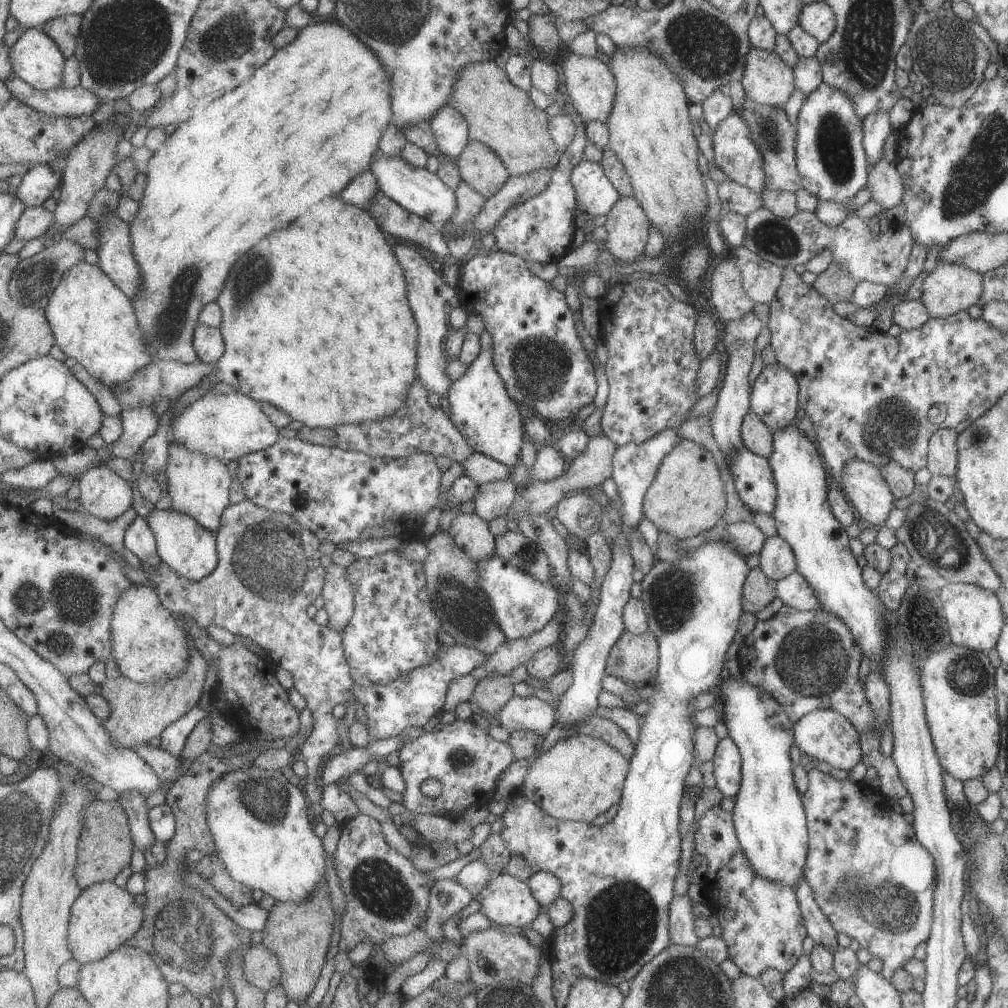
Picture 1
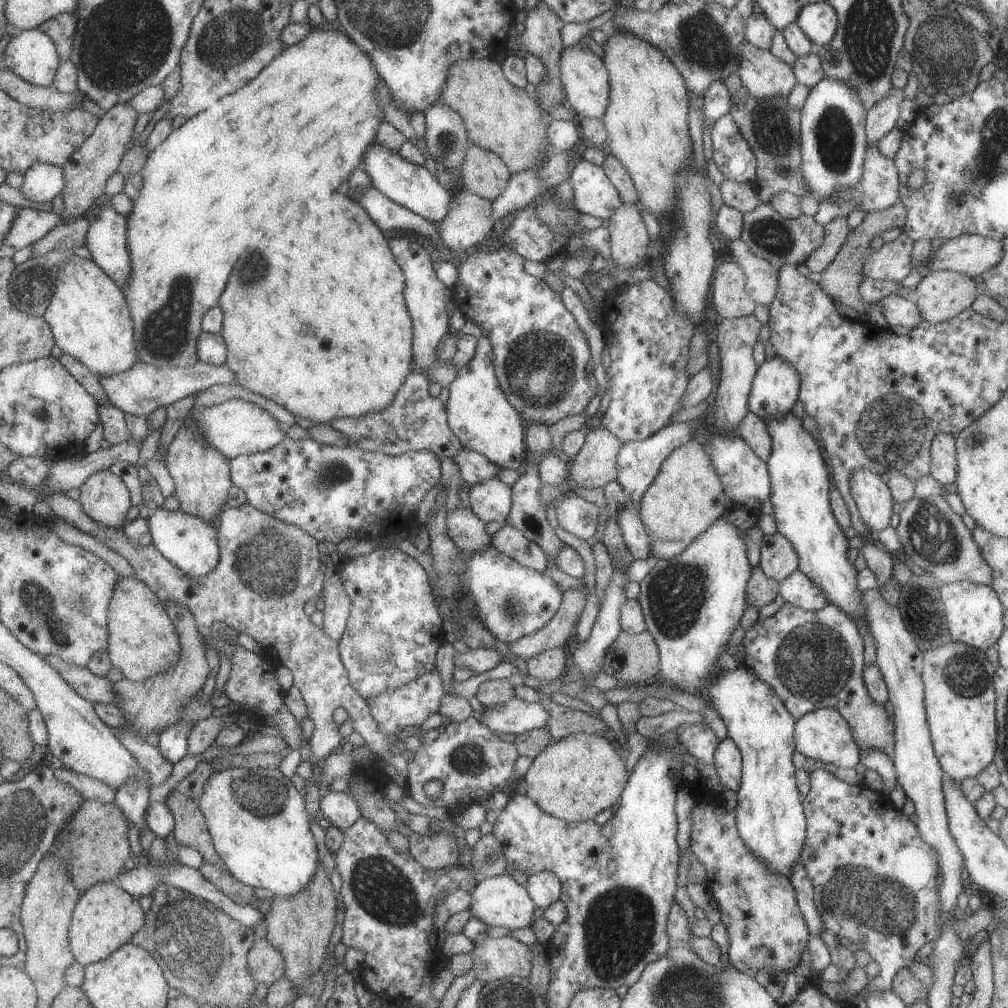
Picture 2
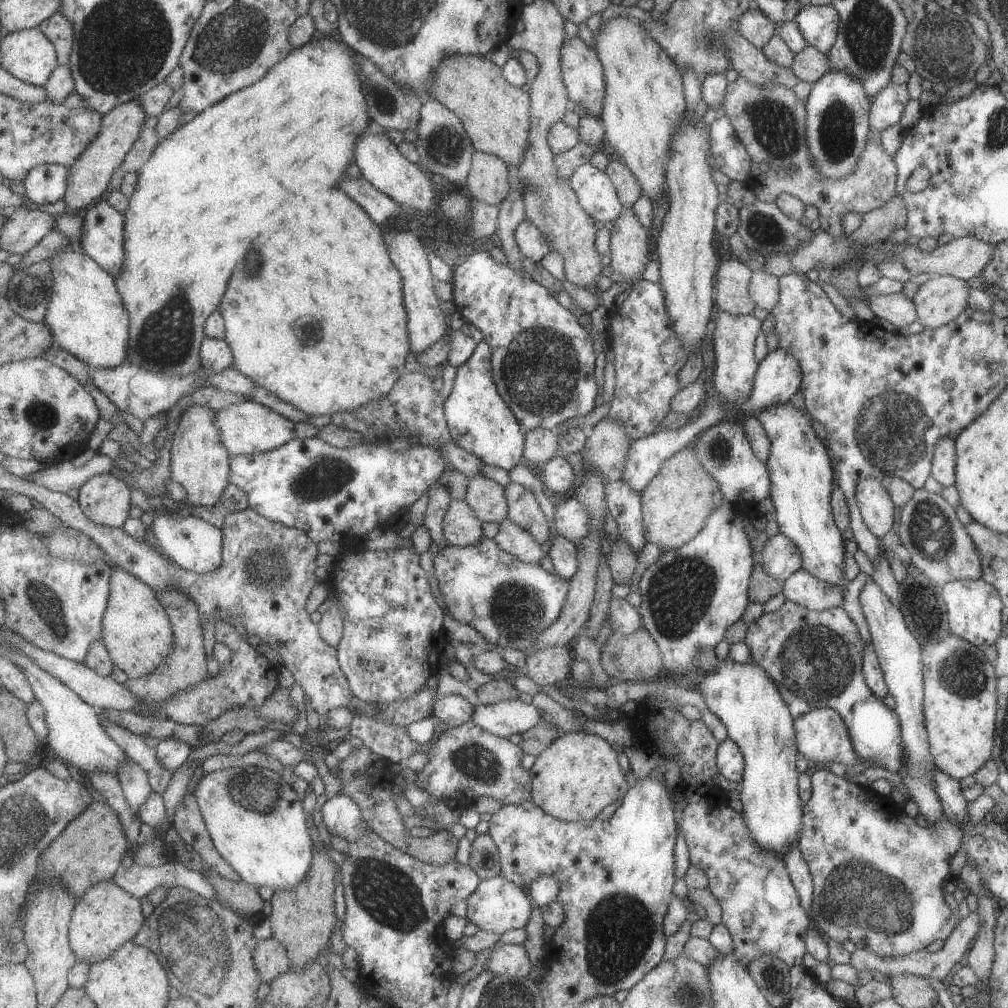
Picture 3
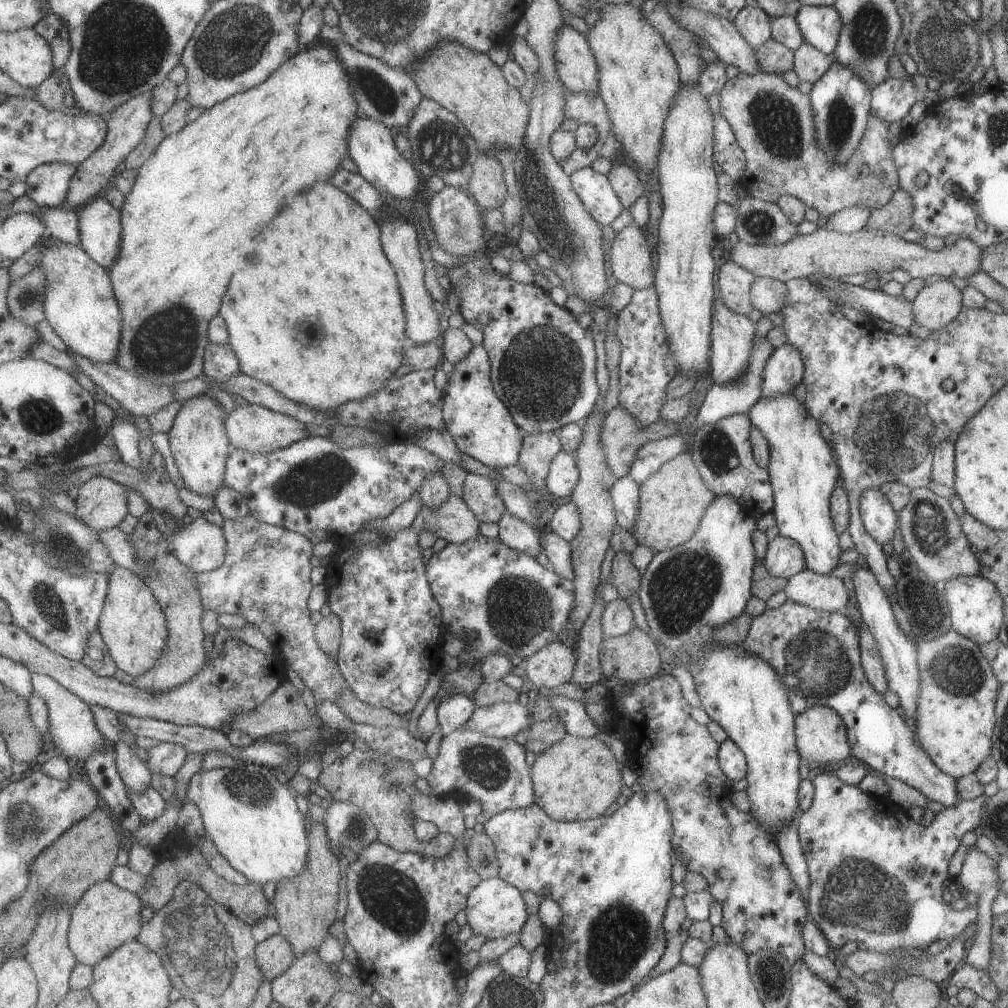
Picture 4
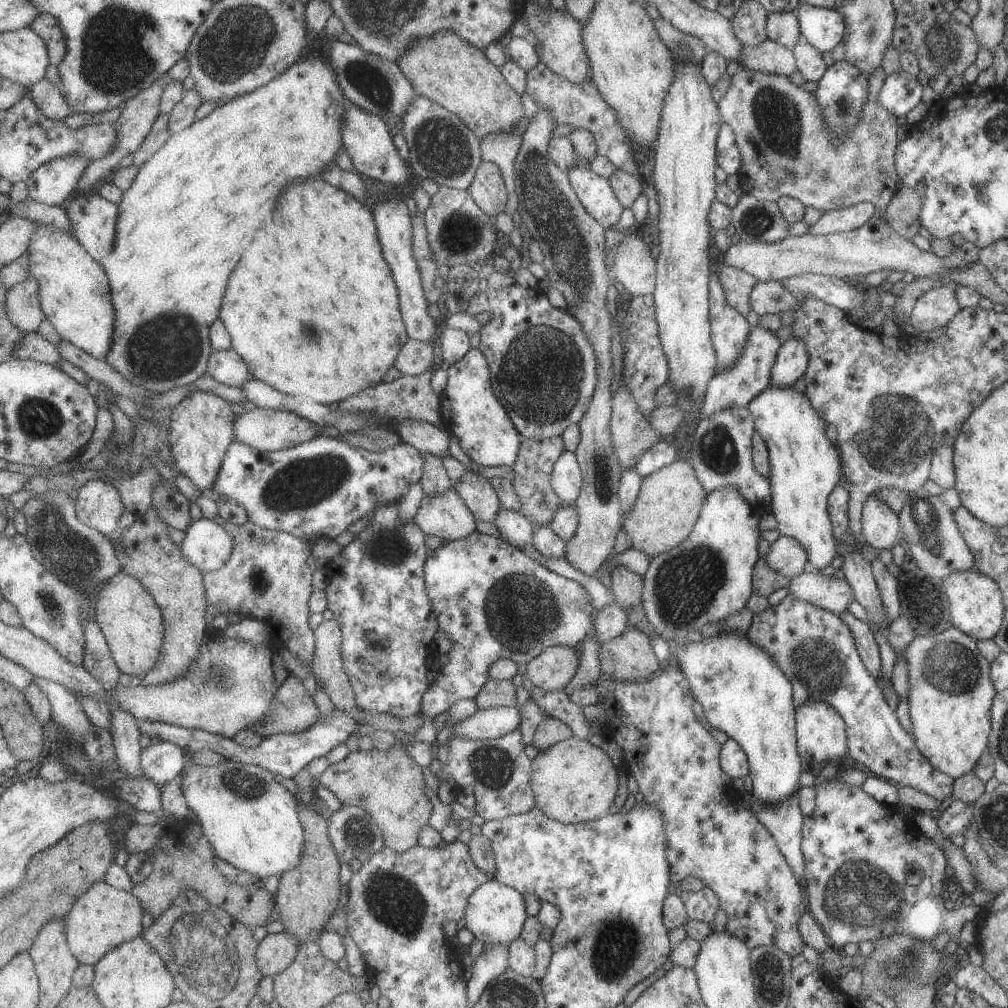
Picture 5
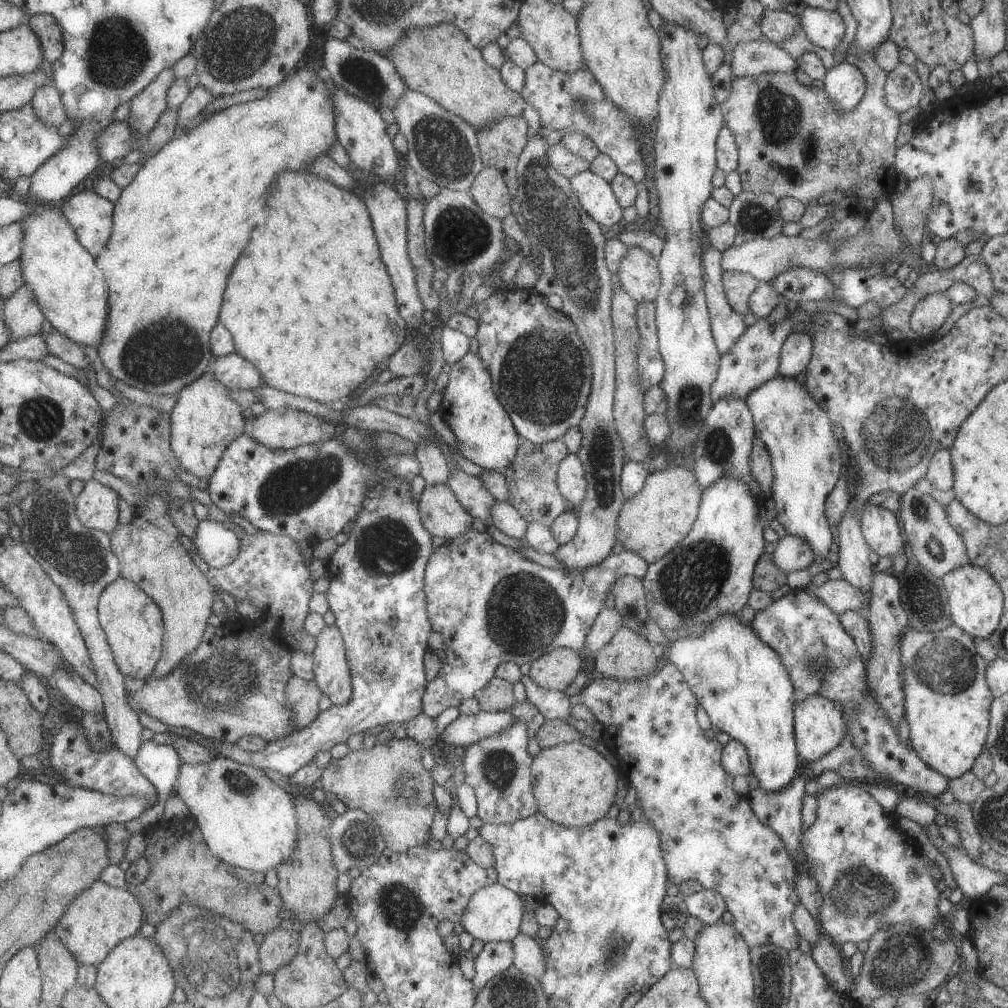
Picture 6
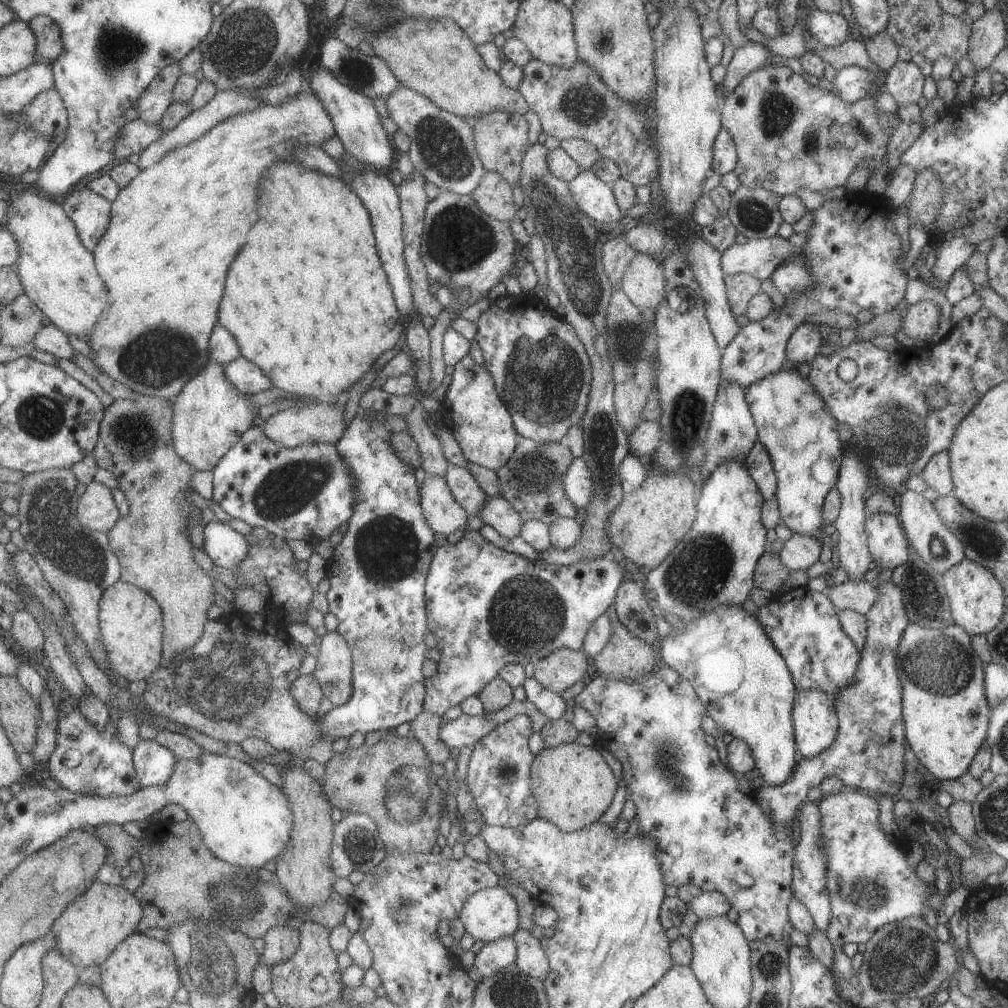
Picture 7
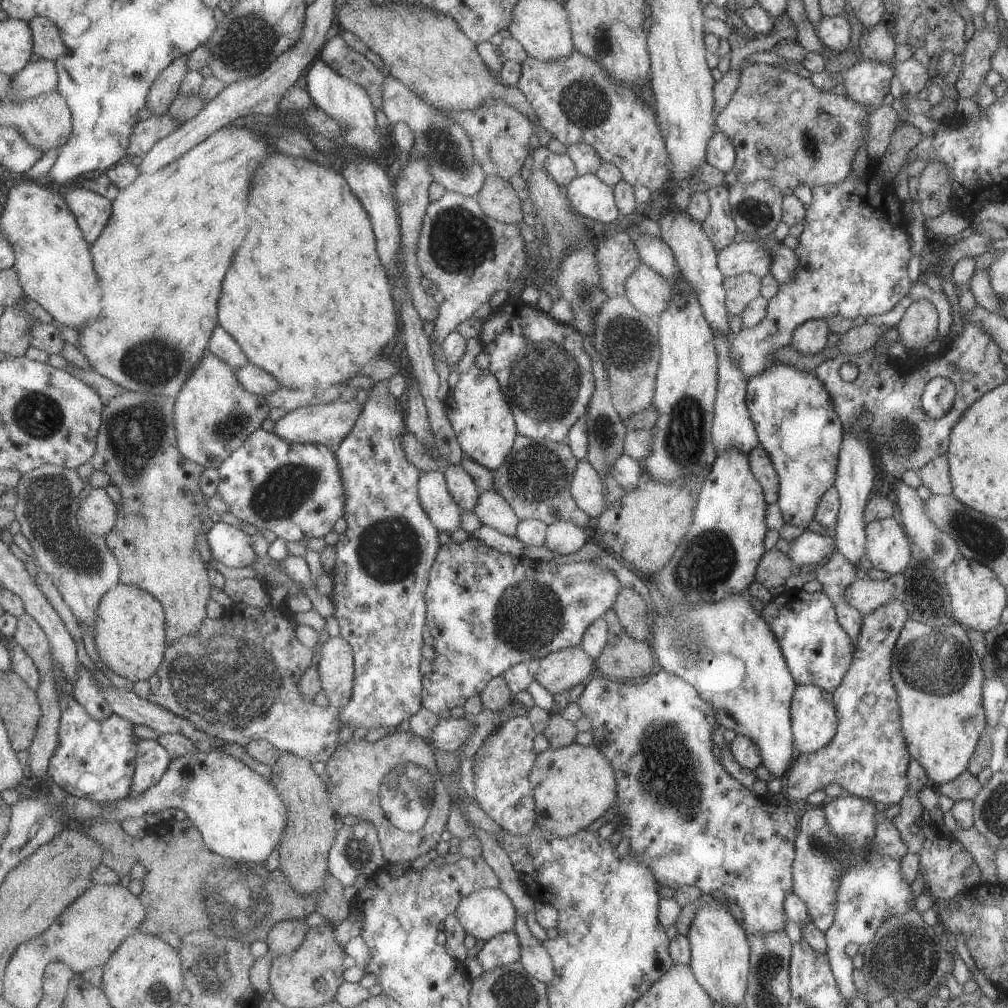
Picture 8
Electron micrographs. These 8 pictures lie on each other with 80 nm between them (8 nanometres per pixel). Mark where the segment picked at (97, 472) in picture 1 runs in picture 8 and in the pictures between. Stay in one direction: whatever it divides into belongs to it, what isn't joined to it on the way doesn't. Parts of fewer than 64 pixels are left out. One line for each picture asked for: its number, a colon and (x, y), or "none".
2: (105, 497)
3: (106, 499)
4: (103, 504)
5: (99, 503)
6: (98, 505)
7: (98, 510)
8: (98, 514)

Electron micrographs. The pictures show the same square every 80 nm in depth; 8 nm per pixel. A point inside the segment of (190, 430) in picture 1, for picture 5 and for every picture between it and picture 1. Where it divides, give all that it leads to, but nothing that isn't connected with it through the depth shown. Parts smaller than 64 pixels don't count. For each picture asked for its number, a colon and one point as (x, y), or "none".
2: (236, 427)
3: (247, 428)
4: (258, 429)
5: (265, 429)

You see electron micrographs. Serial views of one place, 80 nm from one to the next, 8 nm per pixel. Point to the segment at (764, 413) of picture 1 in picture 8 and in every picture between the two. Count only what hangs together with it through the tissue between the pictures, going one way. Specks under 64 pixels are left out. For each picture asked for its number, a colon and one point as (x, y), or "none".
2: (775, 384)
3: (778, 376)
4: (783, 370)
5: (791, 359)
6: (796, 351)
7: (803, 344)
8: (809, 337)

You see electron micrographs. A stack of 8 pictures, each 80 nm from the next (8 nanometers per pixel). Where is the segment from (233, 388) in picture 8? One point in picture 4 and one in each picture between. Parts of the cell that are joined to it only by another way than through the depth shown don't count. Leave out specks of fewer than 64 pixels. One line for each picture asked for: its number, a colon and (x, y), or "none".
4: (200, 444)
5: (202, 429)
6: (207, 419)
7: (211, 415)

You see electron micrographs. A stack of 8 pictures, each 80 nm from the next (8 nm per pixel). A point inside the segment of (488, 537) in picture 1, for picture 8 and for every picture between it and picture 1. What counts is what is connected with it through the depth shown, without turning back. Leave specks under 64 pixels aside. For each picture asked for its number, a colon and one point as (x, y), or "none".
2: (466, 531)
3: (460, 527)
4: (452, 520)
5: (445, 515)
6: (442, 514)
7: (444, 513)
8: (434, 496)

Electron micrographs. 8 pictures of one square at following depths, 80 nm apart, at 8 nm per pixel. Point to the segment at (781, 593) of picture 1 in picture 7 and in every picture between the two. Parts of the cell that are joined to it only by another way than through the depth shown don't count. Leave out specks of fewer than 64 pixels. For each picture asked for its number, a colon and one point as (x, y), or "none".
2: (797, 589)
3: (806, 590)
4: (822, 592)
5: (832, 593)
6: (840, 596)
7: (856, 594)

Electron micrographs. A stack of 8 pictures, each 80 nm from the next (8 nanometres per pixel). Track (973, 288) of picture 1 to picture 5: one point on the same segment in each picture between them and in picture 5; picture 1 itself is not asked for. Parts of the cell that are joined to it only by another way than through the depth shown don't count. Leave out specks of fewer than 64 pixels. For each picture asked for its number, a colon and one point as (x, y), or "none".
2: (940, 295)
3: (941, 298)
4: (937, 304)
5: (935, 308)

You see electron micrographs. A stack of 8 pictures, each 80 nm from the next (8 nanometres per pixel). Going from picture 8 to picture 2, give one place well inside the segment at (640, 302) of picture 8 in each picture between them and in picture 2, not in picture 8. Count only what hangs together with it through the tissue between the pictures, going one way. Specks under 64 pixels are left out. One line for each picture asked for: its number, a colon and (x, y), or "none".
2: (628, 235)
3: (629, 254)
4: (630, 261)
5: (634, 267)
6: (638, 275)
7: (643, 283)

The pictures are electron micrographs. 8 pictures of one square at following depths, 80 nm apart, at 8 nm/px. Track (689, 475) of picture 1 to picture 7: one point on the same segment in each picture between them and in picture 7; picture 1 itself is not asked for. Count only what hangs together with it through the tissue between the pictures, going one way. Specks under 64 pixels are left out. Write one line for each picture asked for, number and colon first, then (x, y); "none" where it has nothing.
2: (685, 497)
3: (675, 502)
4: (672, 500)
5: (668, 502)
6: (650, 523)
7: (648, 522)

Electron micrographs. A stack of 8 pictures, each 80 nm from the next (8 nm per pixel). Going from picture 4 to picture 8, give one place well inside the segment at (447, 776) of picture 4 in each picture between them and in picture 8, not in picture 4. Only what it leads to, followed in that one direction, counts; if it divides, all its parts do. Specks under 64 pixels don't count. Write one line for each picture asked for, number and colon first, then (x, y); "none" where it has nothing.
5: (498, 771)
6: (497, 767)
7: (498, 776)
8: (502, 790)

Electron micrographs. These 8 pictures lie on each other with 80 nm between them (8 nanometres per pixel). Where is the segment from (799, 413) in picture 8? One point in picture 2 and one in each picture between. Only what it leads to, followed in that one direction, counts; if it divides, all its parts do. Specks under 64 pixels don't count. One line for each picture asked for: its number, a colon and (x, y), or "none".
2: (799, 478)
3: (800, 471)
4: (802, 470)
5: (805, 466)
6: (807, 462)
7: (792, 422)

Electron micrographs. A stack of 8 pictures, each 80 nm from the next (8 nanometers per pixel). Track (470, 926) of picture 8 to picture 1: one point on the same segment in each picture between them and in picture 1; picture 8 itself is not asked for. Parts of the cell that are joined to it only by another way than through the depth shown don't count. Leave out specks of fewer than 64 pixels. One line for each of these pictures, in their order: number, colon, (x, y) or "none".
1: (504, 900)
2: (498, 900)
3: (497, 905)
4: (494, 909)
5: (495, 914)
6: (493, 914)
7: (491, 913)

